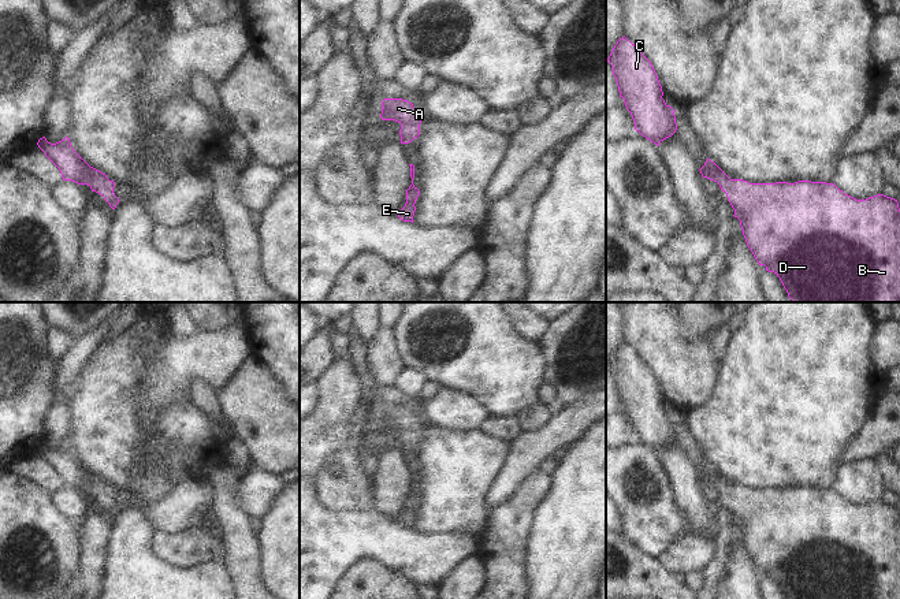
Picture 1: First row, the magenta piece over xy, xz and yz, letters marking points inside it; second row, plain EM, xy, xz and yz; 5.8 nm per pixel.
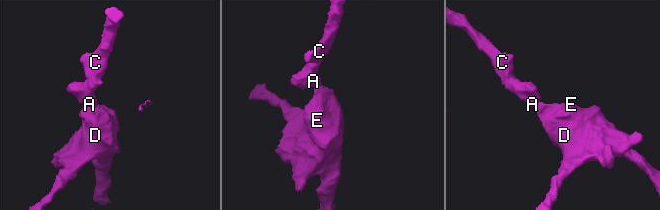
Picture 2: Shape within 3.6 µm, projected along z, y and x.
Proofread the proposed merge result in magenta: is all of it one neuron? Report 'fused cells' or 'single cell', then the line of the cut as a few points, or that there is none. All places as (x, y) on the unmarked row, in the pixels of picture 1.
single cell | no cut

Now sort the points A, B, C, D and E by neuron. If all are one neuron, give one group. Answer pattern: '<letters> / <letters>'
A B C D E

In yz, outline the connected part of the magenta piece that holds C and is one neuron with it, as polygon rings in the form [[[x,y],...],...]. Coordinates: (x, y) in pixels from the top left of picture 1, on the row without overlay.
[[[625,342],[617,347],[607,368],[635,436],[659,453],[676,439],[677,429],[676,417],[662,405],[662,392],[651,368]]]

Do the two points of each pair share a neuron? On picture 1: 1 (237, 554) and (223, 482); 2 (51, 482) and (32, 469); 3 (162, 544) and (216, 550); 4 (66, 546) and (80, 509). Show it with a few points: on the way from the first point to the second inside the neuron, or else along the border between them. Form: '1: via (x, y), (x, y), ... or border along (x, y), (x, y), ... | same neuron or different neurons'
1: via (237, 536), (235, 525), (227, 512), (224, 499) | same neuron
2: via (47, 479), (36, 469) | same neuron
3: via (175, 547), (203, 547) | same neuron
4: border along (51, 495), (56, 508), (70, 520) | different neurons

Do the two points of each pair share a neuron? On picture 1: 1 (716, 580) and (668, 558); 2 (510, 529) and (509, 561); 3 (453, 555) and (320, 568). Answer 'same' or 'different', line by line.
1: different
2: same
3: same

